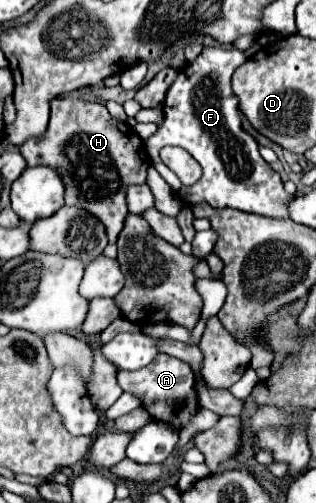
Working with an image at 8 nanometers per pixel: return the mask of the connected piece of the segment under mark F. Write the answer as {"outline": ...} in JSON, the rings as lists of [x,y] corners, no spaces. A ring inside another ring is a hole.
{"outline":[[[205,46],[193,62],[185,64],[169,86],[163,102],[165,120],[159,130],[145,140],[145,146],[157,172],[187,204],[207,202],[213,208],[235,208],[261,216],[287,218],[285,204],[293,196],[283,190],[281,178],[273,178],[275,172],[261,158],[255,138],[243,130],[239,118],[239,100],[231,90],[231,76],[245,60],[245,52],[235,50],[233,46]],[[163,146],[185,148],[203,168],[201,180],[197,180],[193,186],[183,186],[181,180],[173,176],[173,172],[161,162],[159,150]]]}

